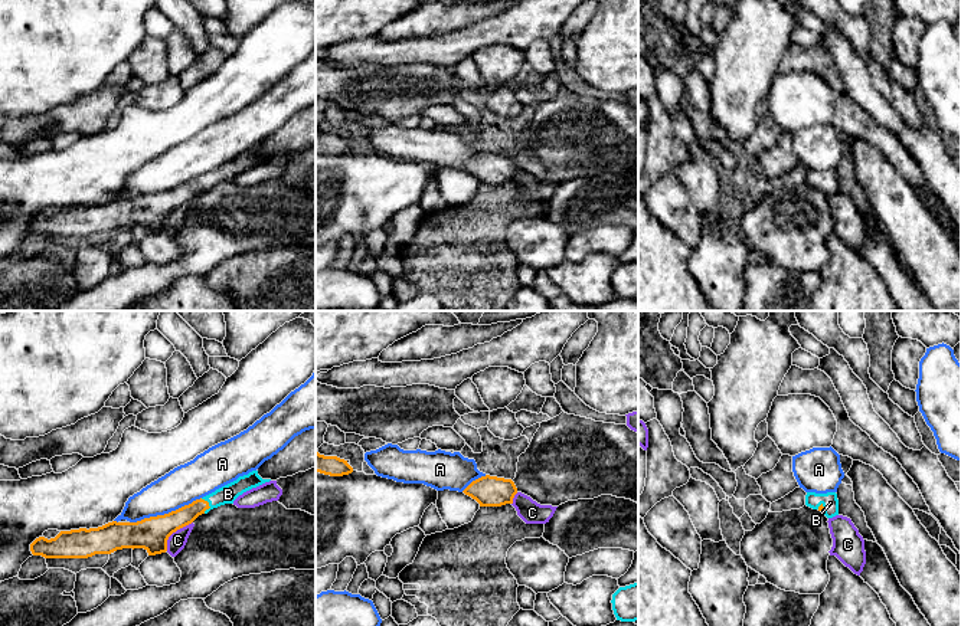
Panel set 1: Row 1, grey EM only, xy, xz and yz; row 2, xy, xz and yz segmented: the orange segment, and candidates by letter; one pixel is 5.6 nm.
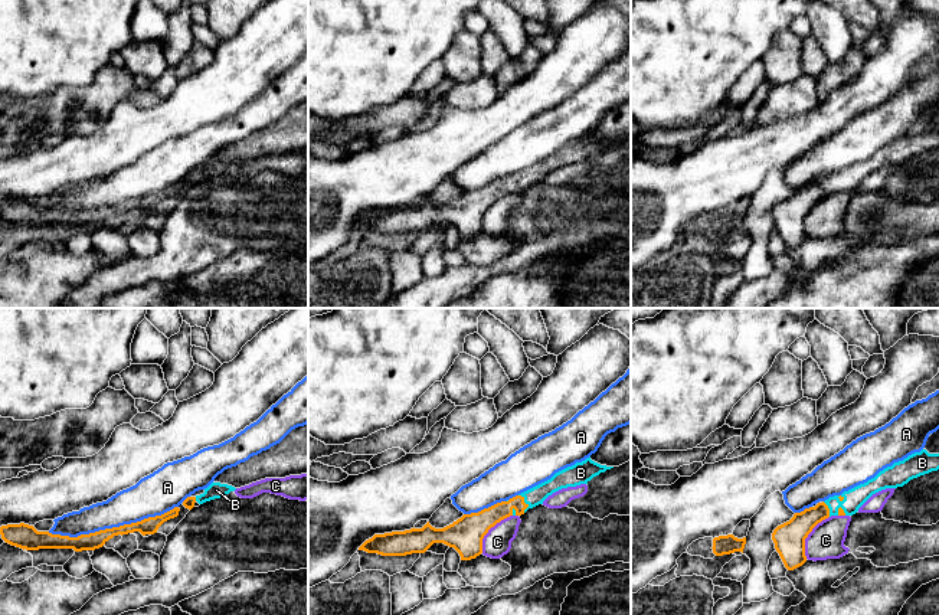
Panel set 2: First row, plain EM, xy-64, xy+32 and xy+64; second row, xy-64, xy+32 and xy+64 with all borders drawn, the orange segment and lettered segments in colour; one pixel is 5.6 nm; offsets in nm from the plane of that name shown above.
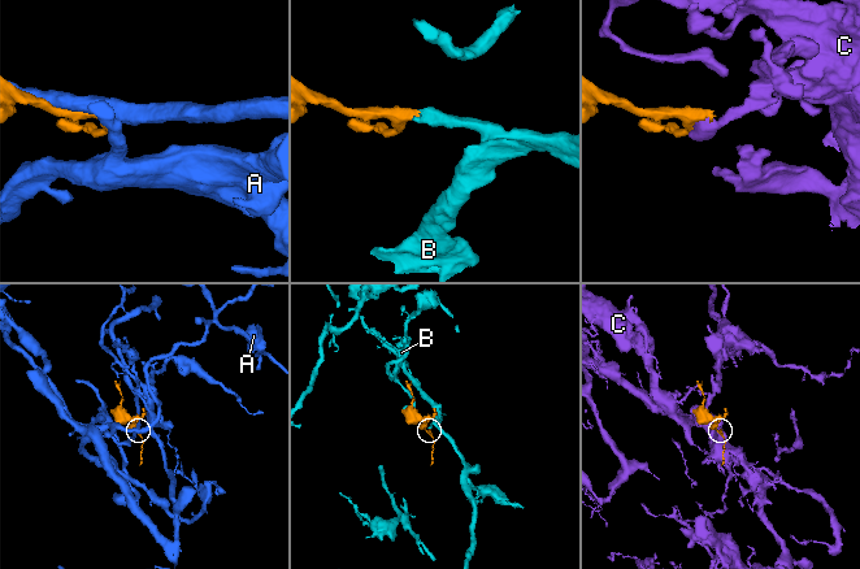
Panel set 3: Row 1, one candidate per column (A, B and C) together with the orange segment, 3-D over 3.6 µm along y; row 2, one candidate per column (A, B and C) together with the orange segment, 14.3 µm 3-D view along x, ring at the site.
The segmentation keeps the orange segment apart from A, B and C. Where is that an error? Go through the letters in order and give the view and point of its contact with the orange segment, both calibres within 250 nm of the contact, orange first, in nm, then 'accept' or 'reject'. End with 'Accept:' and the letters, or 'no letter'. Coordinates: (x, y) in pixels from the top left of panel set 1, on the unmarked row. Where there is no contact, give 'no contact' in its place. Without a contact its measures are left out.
A: meets orange in xy at (164, 192); 190 nm thick on the orange side, 220 nm on the other; reject
B: meets orange in xy at (208, 182); 110 nm thick on the orange side, 100 nm on the other; accept
C: meets orange in xy at (173, 209); 190 nm thick on the orange side, 100 nm on the other; reject
Accept: B

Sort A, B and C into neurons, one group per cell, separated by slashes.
A / B / C

